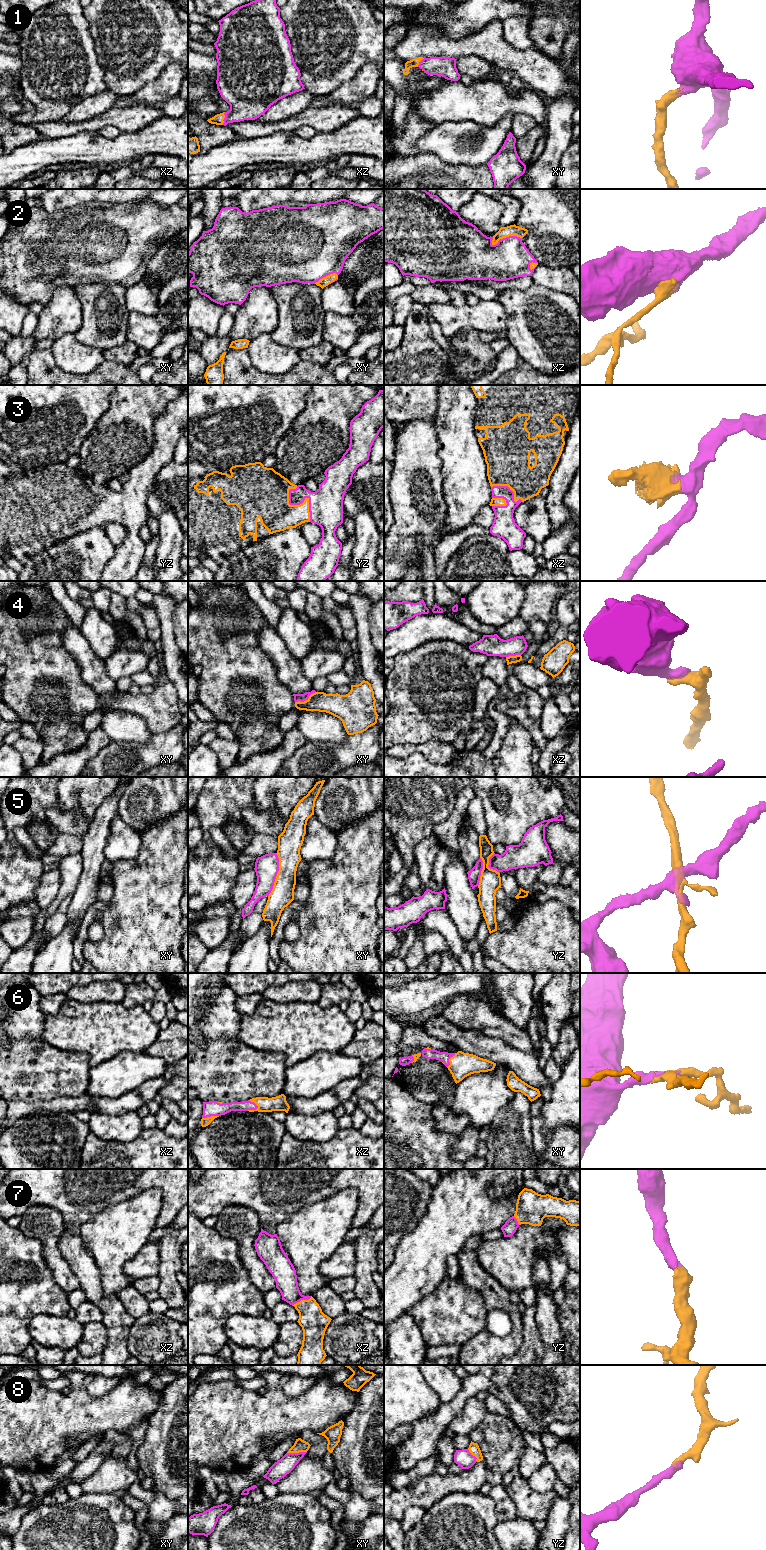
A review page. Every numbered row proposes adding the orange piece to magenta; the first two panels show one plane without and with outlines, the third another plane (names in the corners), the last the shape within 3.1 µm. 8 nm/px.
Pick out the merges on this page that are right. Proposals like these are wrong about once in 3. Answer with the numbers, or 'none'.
1, 2, 3, 6, 7, 8

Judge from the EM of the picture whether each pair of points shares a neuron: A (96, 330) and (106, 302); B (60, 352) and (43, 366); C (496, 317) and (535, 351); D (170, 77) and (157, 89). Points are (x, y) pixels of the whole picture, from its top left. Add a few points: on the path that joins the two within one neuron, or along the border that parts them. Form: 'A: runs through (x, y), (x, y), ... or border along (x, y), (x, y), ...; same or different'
A: runs through (103, 323), (105, 321), (105, 309); same
B: border along (50, 348), (55, 363), (60, 368), (71, 373); different
C: border along (500, 303), (507, 314), (506, 337); different
D: runs through (167, 80), (160, 87); same

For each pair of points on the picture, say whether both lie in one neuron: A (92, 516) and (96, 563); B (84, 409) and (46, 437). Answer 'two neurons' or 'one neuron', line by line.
A: two neurons
B: one neuron

